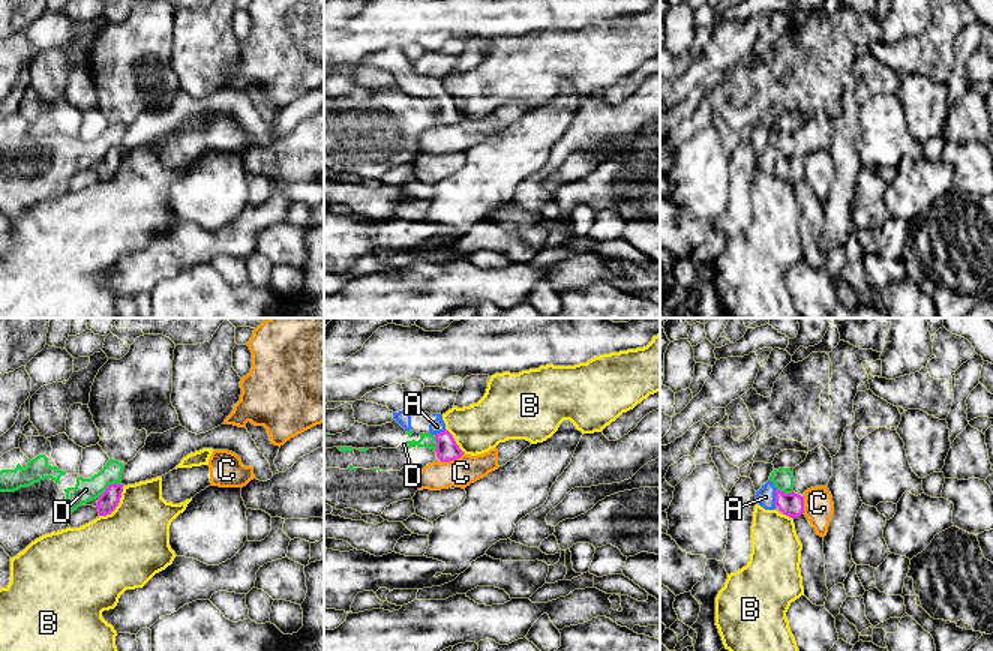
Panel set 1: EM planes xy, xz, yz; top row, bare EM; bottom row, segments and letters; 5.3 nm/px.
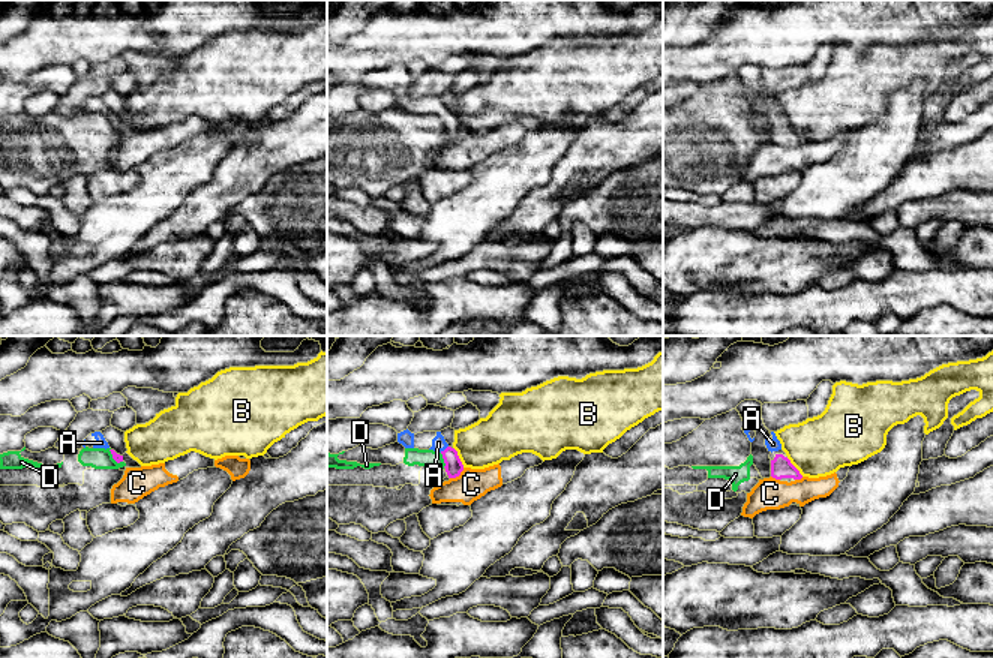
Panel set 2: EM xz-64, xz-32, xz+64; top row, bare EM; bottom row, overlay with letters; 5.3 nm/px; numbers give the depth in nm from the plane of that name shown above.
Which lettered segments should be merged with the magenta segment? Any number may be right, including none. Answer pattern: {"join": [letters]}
{"join": ["A"]}

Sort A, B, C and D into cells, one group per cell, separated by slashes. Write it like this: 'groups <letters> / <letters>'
groups A / B / C / D

